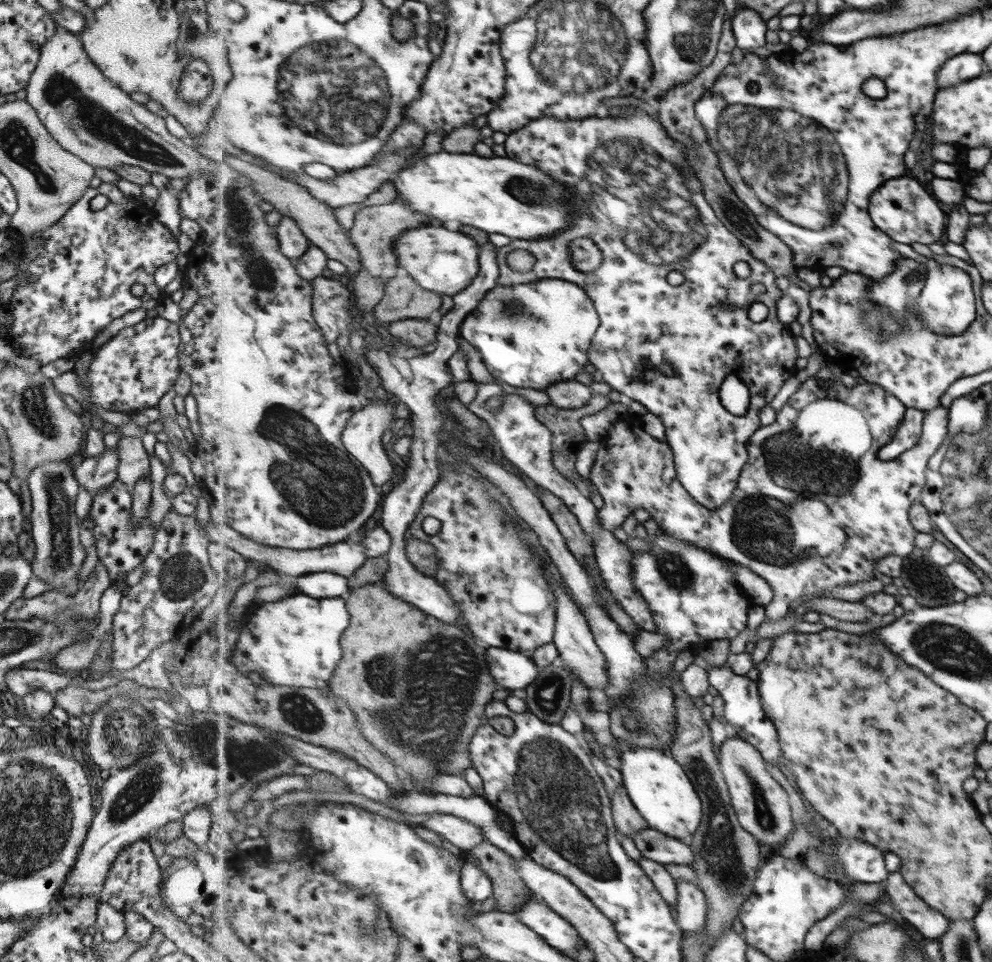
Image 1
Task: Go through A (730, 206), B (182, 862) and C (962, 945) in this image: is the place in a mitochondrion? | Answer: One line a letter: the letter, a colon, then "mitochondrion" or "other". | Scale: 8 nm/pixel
A: mitochondrion
B: other
C: mitochondrion

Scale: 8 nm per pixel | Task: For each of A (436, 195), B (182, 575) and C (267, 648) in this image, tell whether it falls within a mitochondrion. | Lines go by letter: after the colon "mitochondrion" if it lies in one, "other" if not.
A: other
B: mitochondrion
C: other

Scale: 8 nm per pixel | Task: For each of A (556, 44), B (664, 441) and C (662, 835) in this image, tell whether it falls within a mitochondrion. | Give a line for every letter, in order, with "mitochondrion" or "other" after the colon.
A: mitochondrion
B: other
C: other

